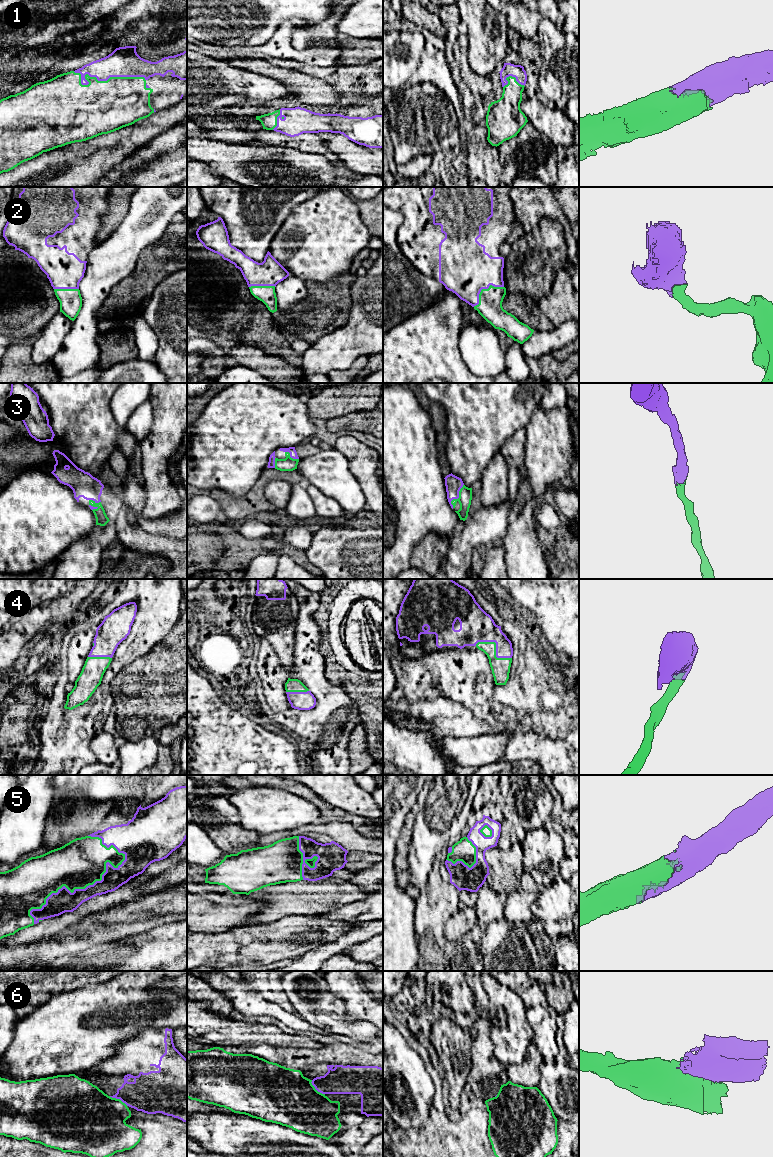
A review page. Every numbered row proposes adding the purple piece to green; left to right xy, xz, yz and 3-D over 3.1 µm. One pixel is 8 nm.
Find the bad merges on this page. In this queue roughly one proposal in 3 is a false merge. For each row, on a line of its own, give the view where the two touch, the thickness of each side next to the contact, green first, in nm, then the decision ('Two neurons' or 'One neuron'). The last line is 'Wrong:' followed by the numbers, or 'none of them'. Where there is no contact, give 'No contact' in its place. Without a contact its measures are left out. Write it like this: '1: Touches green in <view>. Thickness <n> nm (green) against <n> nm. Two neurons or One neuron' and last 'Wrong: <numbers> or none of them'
1: Touches green in xy. Thickness 440 nm (green) against 240 nm. One neuron
2: Touches green in yz. Thickness 190 nm (green) against 420 nm. One neuron
3: Touches green in yz. Thickness 110 nm (green) against 130 nm. One neuron
4: Touches green in yz. Thickness 150 nm (green) against 260 nm. One neuron
5: Touches green in xy. Thickness 380 nm (green) against 180 nm. One neuron
6: Touches green in xz. Thickness 440 nm (green) against 220 nm. Two neurons
Wrong: 6

